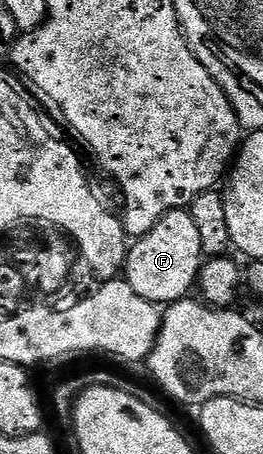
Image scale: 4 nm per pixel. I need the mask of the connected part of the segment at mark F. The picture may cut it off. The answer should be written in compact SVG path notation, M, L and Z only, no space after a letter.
M188 209L172 210L163 216L163 220L159 220L159 224L155 224L155 228L151 228L151 232L128 247L123 278L131 284L131 288L135 288L137 295L143 296L143 300L168 304L190 297L197 285L202 265L199 228L195 228L195 220L191 220Z

